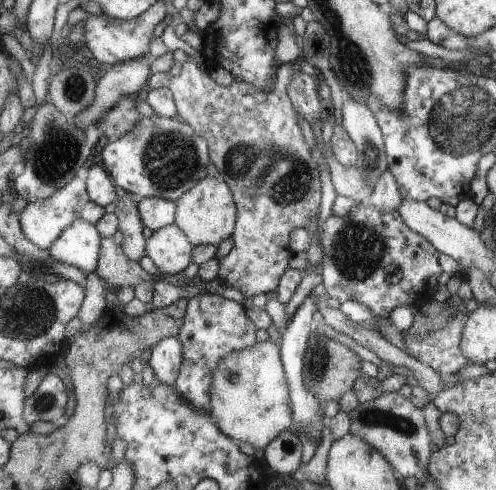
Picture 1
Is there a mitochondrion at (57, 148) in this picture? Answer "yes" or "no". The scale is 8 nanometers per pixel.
yes

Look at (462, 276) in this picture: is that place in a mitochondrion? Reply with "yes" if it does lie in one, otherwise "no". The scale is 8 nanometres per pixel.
no

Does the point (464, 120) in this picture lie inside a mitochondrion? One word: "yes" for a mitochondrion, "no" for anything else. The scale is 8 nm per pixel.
yes

